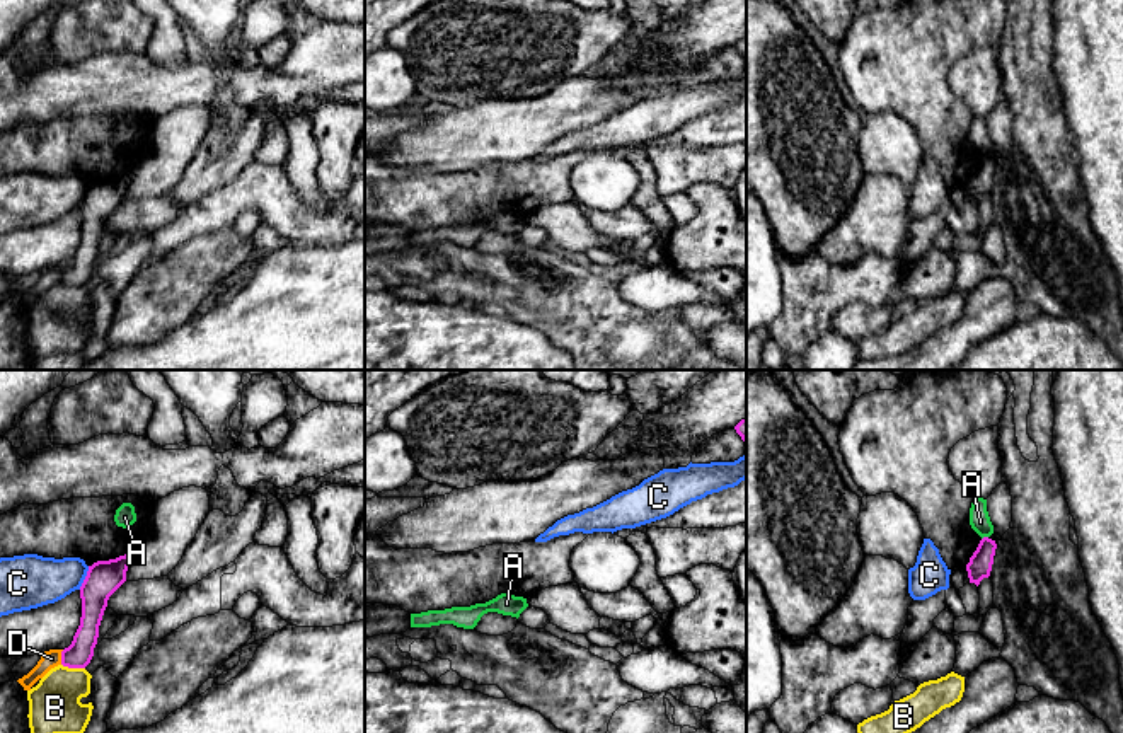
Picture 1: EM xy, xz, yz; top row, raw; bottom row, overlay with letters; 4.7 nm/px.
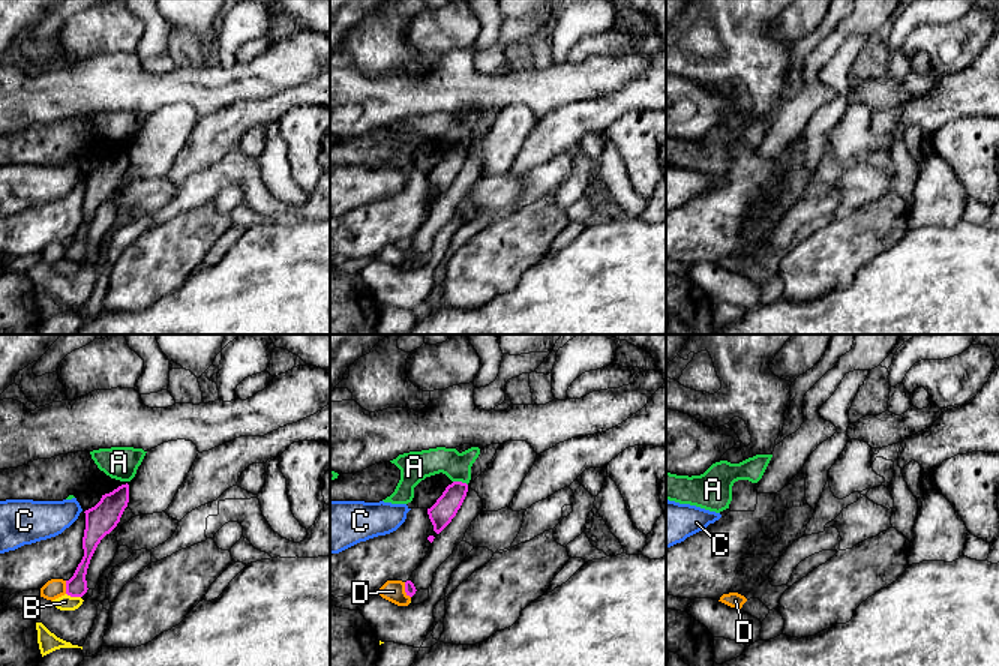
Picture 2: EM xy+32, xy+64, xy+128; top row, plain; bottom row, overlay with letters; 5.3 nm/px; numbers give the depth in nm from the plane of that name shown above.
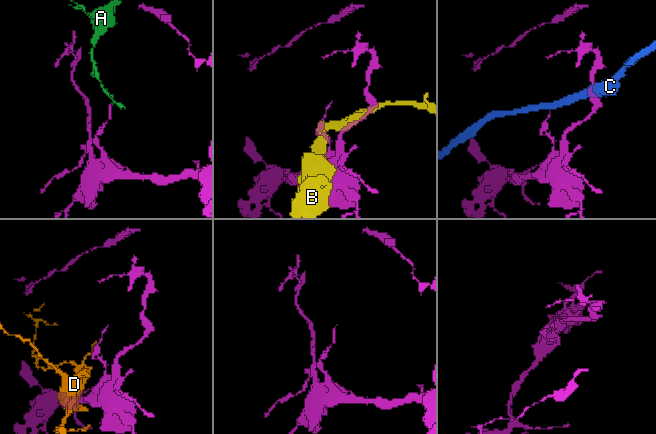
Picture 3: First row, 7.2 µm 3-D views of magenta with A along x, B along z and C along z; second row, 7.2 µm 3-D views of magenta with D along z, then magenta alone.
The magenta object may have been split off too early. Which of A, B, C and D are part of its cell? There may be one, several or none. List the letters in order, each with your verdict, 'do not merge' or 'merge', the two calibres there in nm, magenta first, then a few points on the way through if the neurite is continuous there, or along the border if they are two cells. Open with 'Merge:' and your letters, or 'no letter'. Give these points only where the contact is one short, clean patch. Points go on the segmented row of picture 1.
Merge: no letter
A: do not merge | 110/100 nm | along yz (987, 536), (982, 539)
B: do not merge | 120/240 nm
C: do not merge | 160/240 nm
D: do not merge | 120/90 nm

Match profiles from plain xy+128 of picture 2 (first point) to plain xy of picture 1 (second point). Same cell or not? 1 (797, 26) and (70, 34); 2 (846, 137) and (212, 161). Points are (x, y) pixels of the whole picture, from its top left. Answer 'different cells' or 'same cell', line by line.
1: same cell
2: different cells

